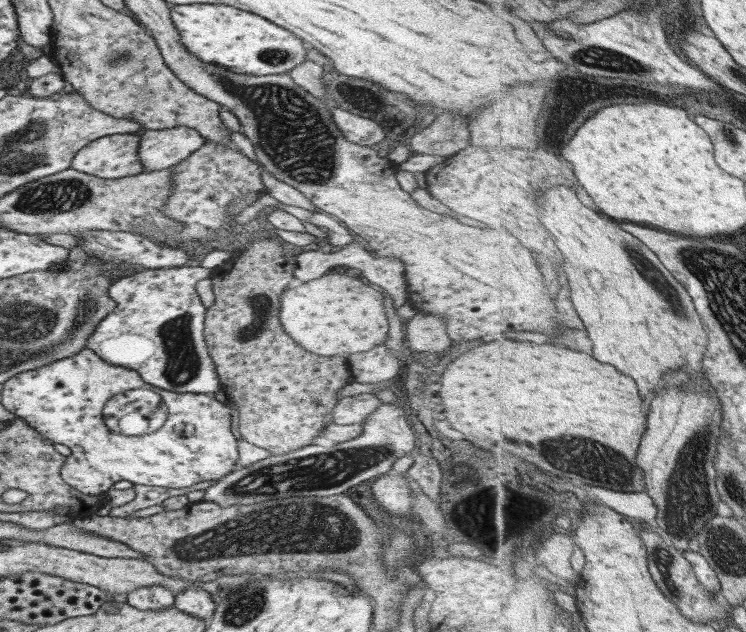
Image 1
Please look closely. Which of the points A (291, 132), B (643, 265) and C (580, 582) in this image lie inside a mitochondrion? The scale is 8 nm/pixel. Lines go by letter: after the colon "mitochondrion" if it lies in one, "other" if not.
A: mitochondrion
B: mitochondrion
C: other

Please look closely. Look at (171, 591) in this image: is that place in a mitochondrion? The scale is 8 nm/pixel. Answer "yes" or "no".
no

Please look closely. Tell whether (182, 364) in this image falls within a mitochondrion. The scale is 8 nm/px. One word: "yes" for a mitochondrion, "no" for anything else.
yes

